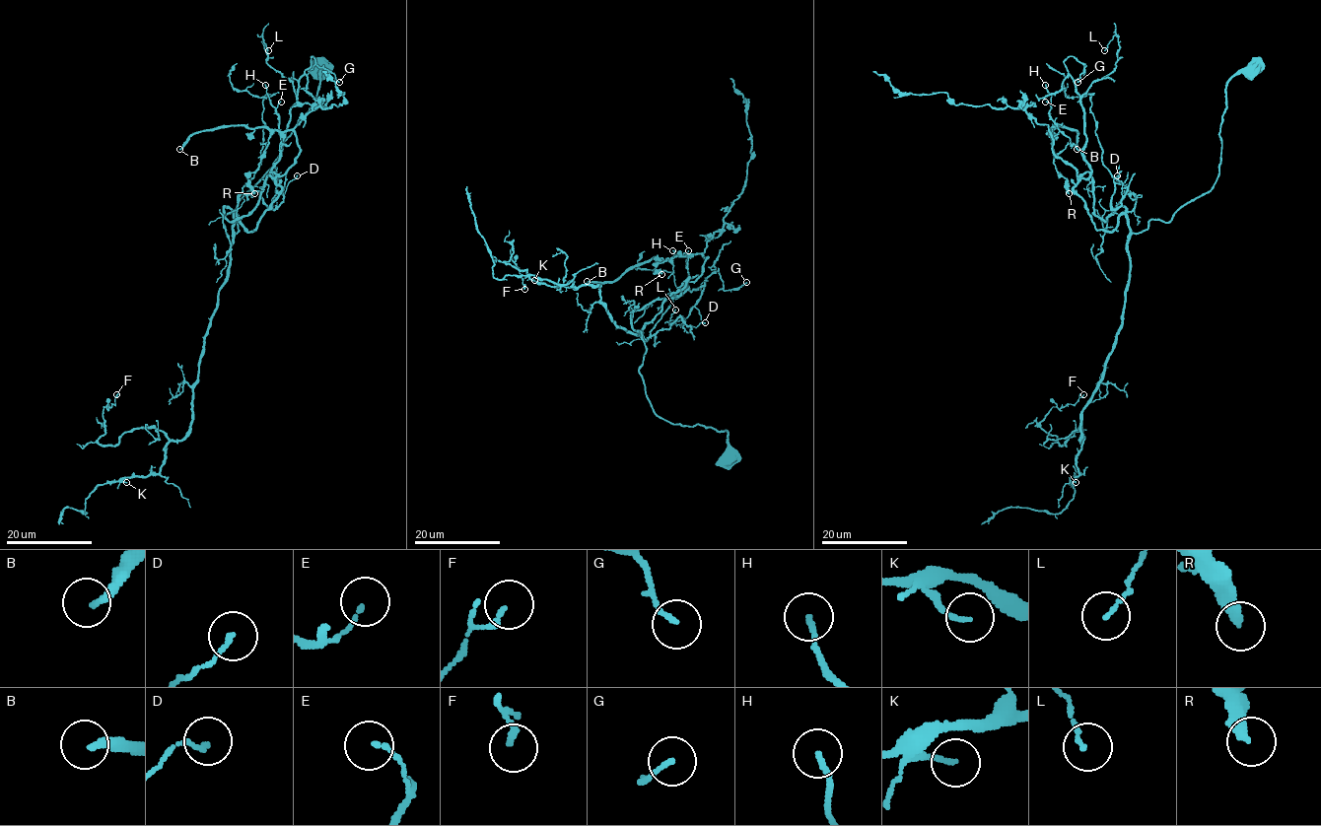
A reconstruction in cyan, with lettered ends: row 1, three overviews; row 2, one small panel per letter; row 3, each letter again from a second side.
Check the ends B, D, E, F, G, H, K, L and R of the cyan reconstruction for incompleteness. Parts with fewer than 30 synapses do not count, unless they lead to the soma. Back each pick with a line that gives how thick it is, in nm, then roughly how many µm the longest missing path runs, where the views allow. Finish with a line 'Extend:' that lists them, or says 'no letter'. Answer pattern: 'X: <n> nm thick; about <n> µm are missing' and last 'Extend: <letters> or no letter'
B: 240 nm thick; about 50 µm are missing
Extend: B

